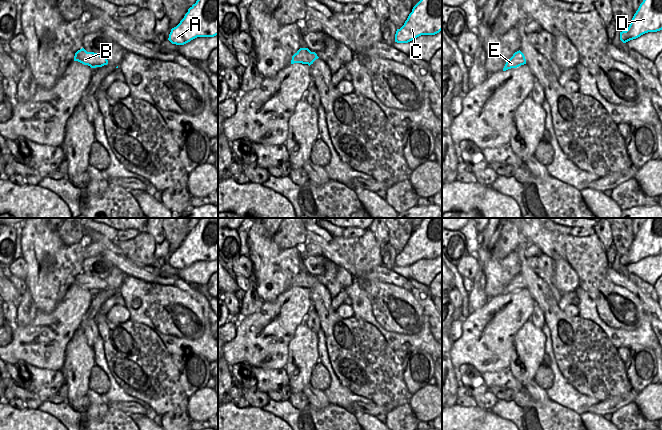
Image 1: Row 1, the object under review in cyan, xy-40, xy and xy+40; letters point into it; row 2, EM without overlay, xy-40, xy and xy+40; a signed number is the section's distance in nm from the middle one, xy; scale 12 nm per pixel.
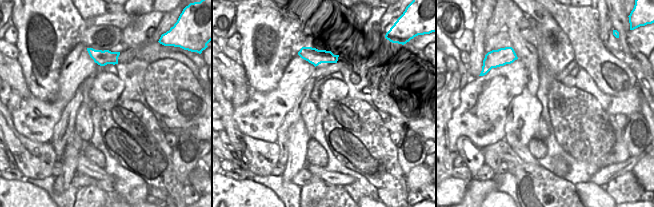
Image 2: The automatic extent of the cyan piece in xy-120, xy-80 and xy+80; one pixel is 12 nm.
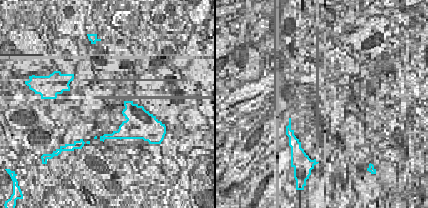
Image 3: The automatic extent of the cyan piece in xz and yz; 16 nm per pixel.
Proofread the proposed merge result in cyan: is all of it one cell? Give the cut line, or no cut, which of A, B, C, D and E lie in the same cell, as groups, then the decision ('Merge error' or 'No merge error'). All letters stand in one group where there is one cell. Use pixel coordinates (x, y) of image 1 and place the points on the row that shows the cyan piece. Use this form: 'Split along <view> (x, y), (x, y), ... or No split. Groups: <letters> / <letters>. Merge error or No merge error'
Split along xy (296, 53), (301, 62). Groups: A B C D / E. Merge error.

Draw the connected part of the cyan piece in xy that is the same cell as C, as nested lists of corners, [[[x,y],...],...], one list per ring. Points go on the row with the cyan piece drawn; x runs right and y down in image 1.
[[[420,0],[404,25],[397,29],[395,42],[408,43],[421,35],[435,35],[442,30],[442,0]]]

